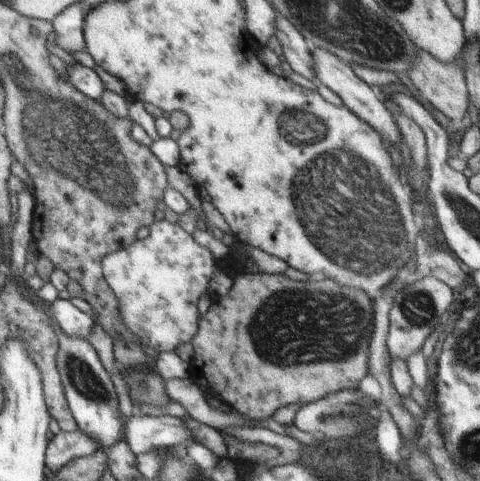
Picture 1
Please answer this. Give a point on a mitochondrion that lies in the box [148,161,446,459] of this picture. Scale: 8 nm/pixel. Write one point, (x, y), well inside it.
(317, 331)

